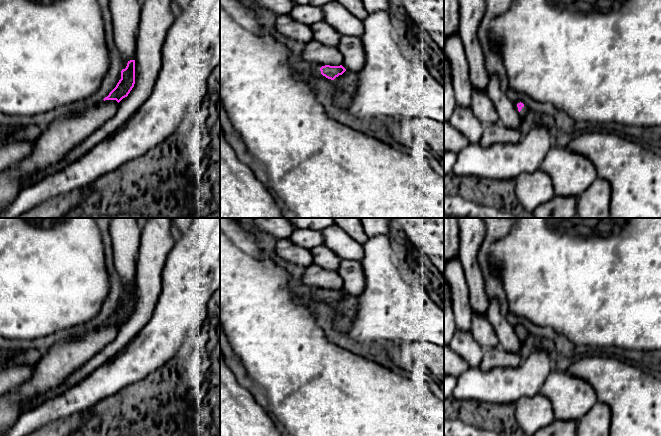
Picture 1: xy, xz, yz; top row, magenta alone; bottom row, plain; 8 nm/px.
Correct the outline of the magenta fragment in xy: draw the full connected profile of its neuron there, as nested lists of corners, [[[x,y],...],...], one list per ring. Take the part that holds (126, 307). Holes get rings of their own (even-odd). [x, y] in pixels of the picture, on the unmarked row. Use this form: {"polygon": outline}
{"polygon": [[[130,284],[121,295],[121,303],[116,311],[103,324],[116,324],[118,327],[128,320],[135,308],[135,284]]]}

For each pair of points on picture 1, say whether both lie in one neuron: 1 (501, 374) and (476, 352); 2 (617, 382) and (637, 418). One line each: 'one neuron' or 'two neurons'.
1: two neurons
2: one neuron

